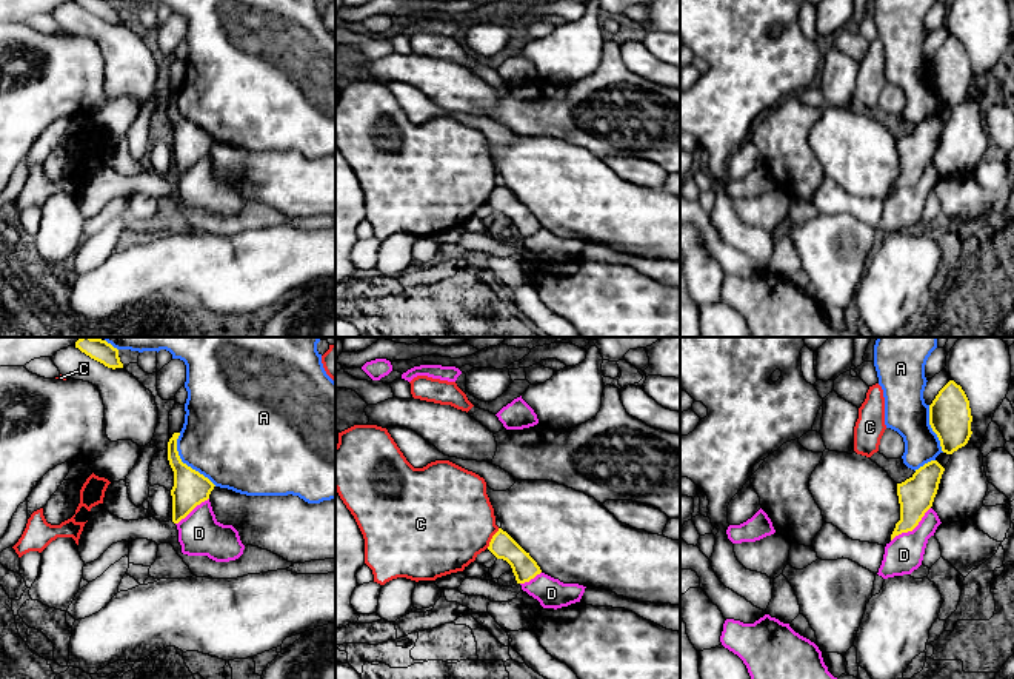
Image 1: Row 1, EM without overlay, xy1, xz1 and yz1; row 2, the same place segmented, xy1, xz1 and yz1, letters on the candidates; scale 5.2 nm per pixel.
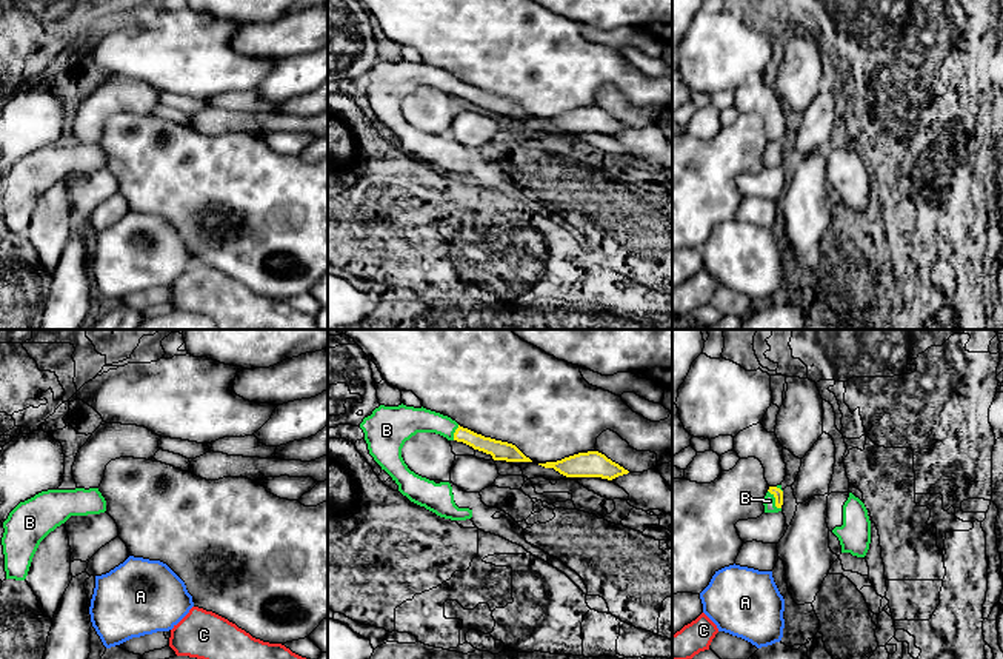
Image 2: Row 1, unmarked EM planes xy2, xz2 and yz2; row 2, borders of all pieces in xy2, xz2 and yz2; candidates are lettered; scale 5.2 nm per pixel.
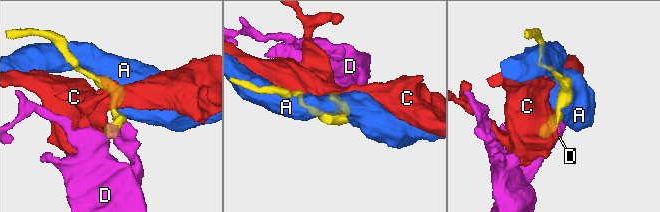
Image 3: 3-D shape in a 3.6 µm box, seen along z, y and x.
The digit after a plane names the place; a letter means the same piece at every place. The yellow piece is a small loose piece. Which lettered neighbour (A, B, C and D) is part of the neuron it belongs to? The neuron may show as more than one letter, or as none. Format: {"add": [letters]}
{"add": ["B"]}

